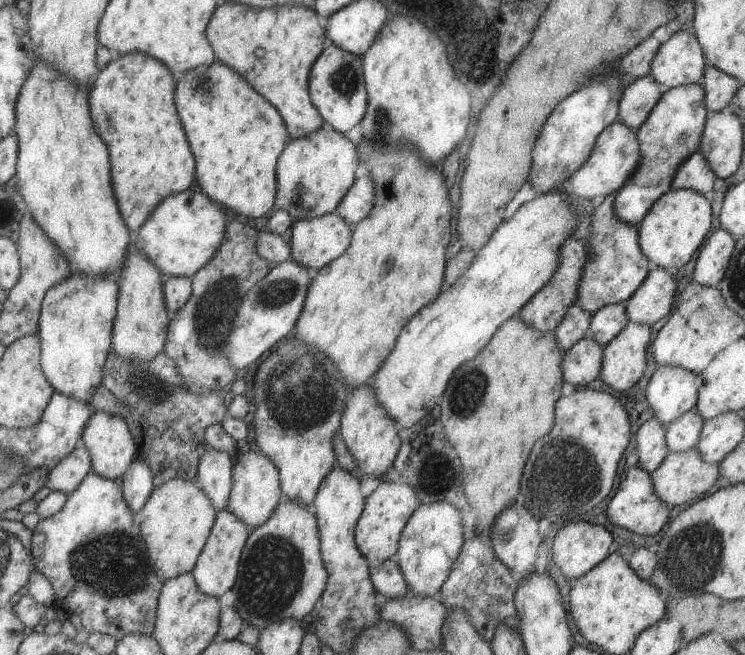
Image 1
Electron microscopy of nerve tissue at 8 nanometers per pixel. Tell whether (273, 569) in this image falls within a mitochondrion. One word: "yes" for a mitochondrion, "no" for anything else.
yes

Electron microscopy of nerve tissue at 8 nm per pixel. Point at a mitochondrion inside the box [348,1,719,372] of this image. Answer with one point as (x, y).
(381, 120)

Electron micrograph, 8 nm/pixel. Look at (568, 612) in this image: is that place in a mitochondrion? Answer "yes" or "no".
no

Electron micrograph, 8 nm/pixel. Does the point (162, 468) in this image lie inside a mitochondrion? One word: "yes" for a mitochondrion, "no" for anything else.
no

